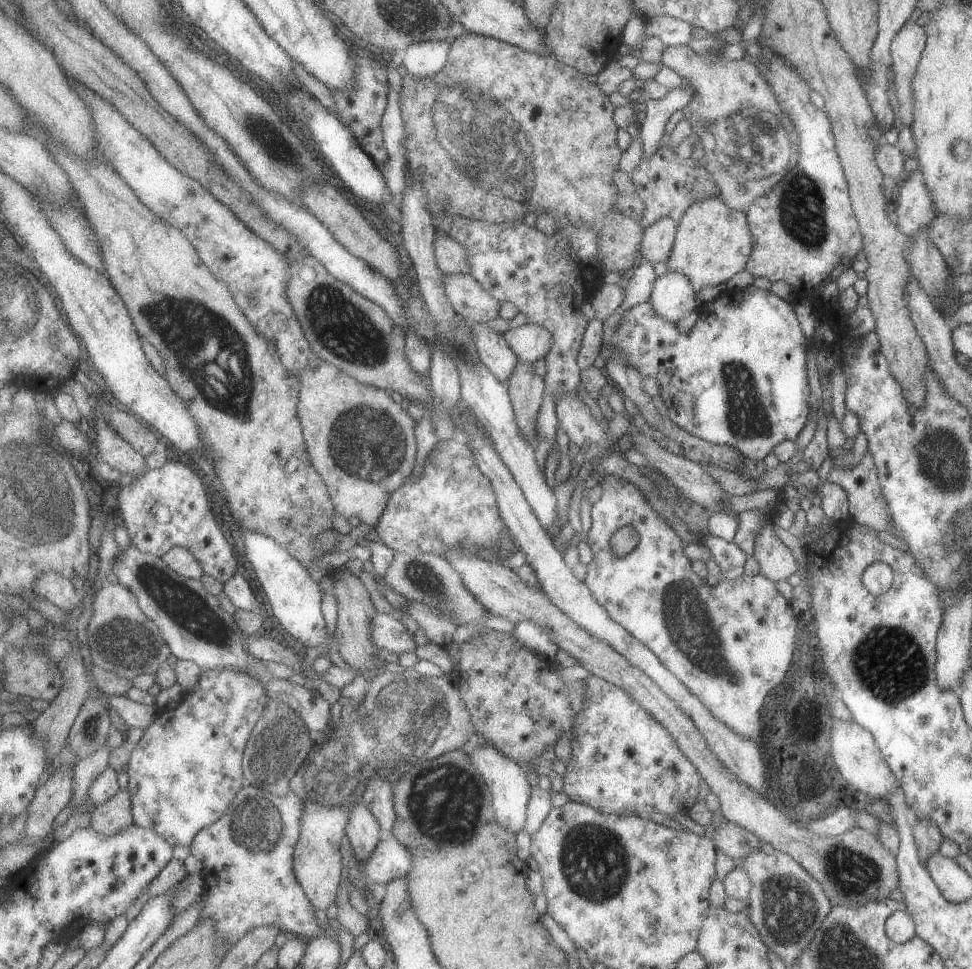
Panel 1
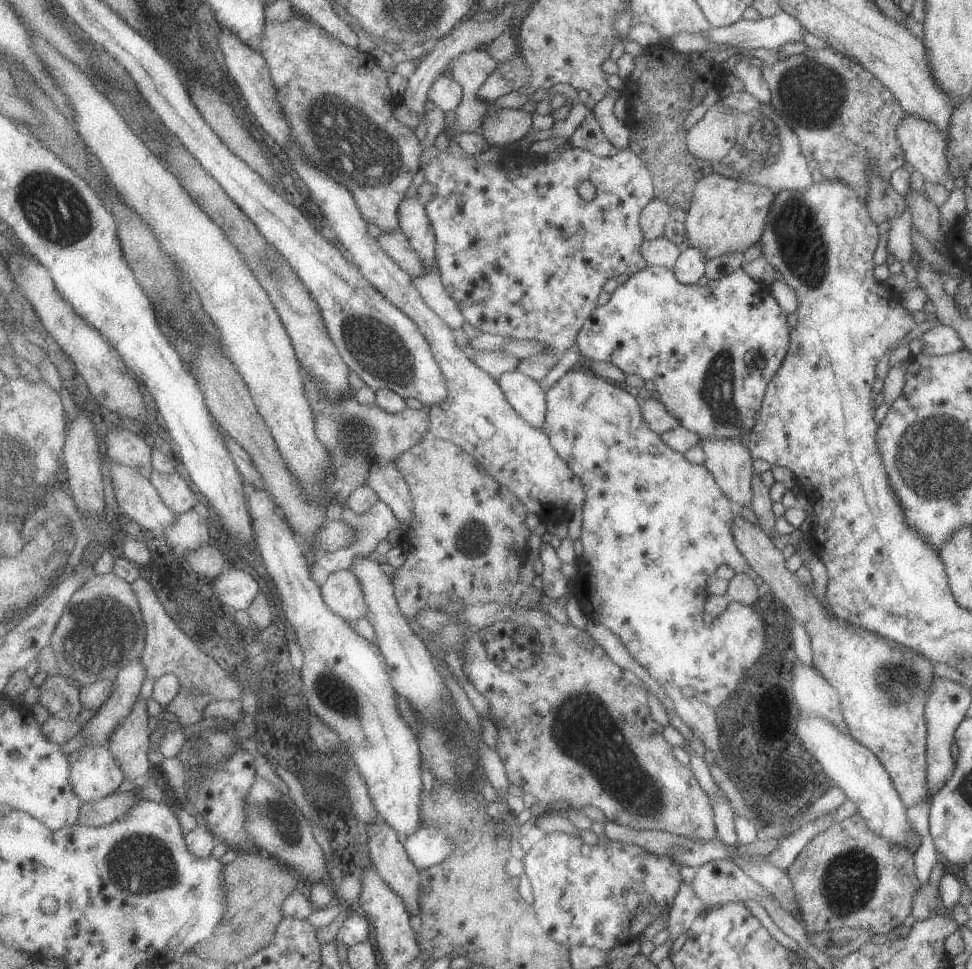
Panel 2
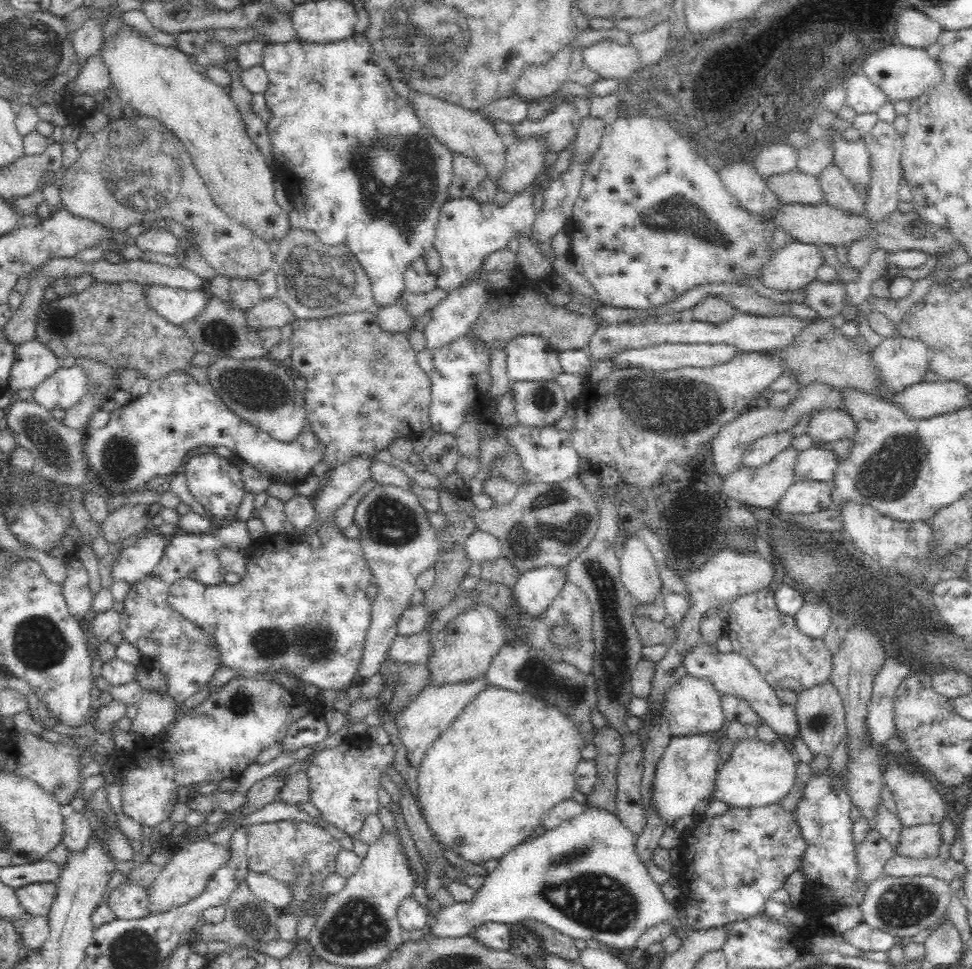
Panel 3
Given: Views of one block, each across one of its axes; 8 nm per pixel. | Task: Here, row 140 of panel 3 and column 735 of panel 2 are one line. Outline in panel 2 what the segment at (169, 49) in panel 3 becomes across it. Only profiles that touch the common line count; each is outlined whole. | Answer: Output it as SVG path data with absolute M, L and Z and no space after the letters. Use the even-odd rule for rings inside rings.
M716 172L704 175L696 182L692 204L687 211L685 228L690 247L702 250L706 261L722 254L744 253L761 240L774 198L774 190L752 182L740 182Z

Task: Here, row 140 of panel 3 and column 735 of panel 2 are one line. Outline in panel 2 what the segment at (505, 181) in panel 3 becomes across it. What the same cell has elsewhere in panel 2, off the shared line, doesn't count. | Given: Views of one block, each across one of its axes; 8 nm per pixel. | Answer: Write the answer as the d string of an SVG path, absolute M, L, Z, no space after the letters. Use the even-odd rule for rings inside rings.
M737 511L735 513L734 520L732 520L732 534L734 534L736 547L742 552L742 555L746 558L746 560L748 560L748 564L750 564L753 576L759 575L760 578L764 580L764 583L770 587L771 593L774 595L774 597L780 599L784 603L784 606L786 607L786 610L788 610L790 616L792 616L796 622L804 624L804 628L806 628L808 636L810 636L812 664L814 668L816 668L816 670L822 674L823 678L831 686L834 686L836 691L838 691L840 698L840 710L842 710L844 722L846 722L846 726L848 726L849 735L852 736L852 738L854 738L854 740L857 742L860 742L862 746L866 746L866 748L872 750L872 753L878 758L878 761L882 764L882 767L890 776L891 782L894 784L898 794L900 794L900 800L902 800L904 806L911 807L914 806L914 804L918 804L918 802L929 801L930 795L928 794L928 786L926 786L928 728L925 712L926 702L928 702L928 688L930 688L930 684L934 682L935 678L934 666L932 666L932 662L926 659L923 655L916 653L914 650L912 650L912 648L907 648L899 643L898 646L888 646L888 642L884 640L884 637L879 636L874 632L869 632L864 628L862 628L862 630L858 630L858 625L852 625L848 622L846 622L846 624L842 624L840 619L838 619L834 614L828 614L828 609L826 609L822 602L814 596L814 593L806 592L806 590L802 588L802 582L799 580L798 576L786 568L786 559L784 558L782 551L778 550L778 548L774 546L774 542L772 542L769 534L766 534L758 525L752 524L752 522L749 522L746 520L746 518L742 518Z

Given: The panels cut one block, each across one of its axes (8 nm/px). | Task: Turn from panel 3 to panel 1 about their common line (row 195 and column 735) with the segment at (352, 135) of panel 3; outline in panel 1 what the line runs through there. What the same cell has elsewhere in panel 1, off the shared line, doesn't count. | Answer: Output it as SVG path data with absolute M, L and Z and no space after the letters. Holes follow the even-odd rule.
M751 285L741 291L731 290L728 292L730 292L730 296L728 296L728 298L730 298L730 302L728 302L730 314L728 314L726 318L720 318L720 316L716 316L714 312L700 314L696 324L694 324L694 328L692 328L688 334L678 332L677 324L666 322L662 316L654 314L654 308L652 308L650 301L632 306L629 310L624 312L622 319L619 321L619 327L616 332L614 332L610 342L608 342L604 348L601 348L602 356L606 356L601 359L601 361L607 361L612 358L612 356L618 356L618 352L620 352L622 358L626 358L626 362L630 362L630 366L634 366L636 370L640 370L642 374L650 376L650 378L654 378L654 380L658 382L660 392L662 392L660 396L667 406L667 417L670 418L675 425L678 425L682 430L686 430L688 434L691 434L696 438L701 438L712 444L735 448L745 458L760 460L770 454L770 452L772 452L781 442L784 442L785 440L796 441L796 438L798 438L809 418L809 398L812 392L810 390L810 385L808 384L808 370L806 366L807 338L804 336L804 332L802 332L802 328L798 322L792 304L778 297L775 293L772 293L770 289L760 289Z

